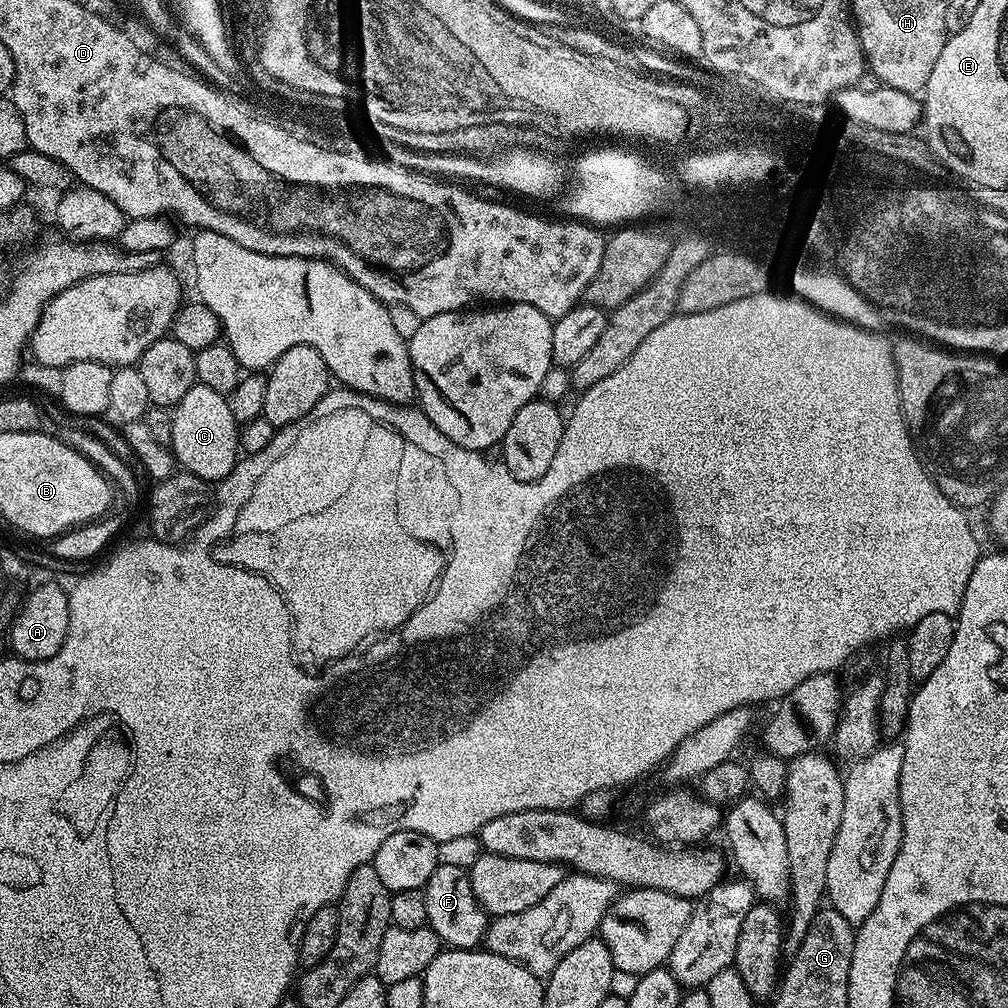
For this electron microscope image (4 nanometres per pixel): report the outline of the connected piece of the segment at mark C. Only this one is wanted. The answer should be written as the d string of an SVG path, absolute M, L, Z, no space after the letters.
M196 383L182 402L171 409L174 422L174 434L170 445L175 463L183 471L194 474L209 482L225 480L234 470L238 459L236 451L240 448L240 432L228 405L229 397L218 390L210 390L210 386Z

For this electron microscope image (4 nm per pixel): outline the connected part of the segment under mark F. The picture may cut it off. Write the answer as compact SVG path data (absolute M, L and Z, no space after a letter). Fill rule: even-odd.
M438 865L434 874L425 882L422 889L426 898L427 927L438 934L438 938L449 949L475 949L483 941L490 923L489 913L485 912L480 899L474 894L469 869L458 866Z

